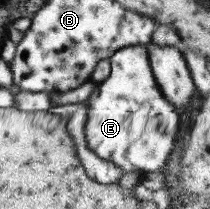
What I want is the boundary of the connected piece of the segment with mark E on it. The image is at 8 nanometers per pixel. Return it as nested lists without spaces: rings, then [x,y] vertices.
[[[132,45],[115,51],[109,57],[110,74],[100,82],[93,82],[94,88],[88,95],[88,100],[84,101],[88,105],[84,125],[86,147],[96,157],[120,167],[122,174],[130,173],[130,171],[139,173],[162,171],[166,158],[170,158],[170,152],[174,149],[174,140],[179,129],[178,112],[162,96],[149,63],[146,45]]]

